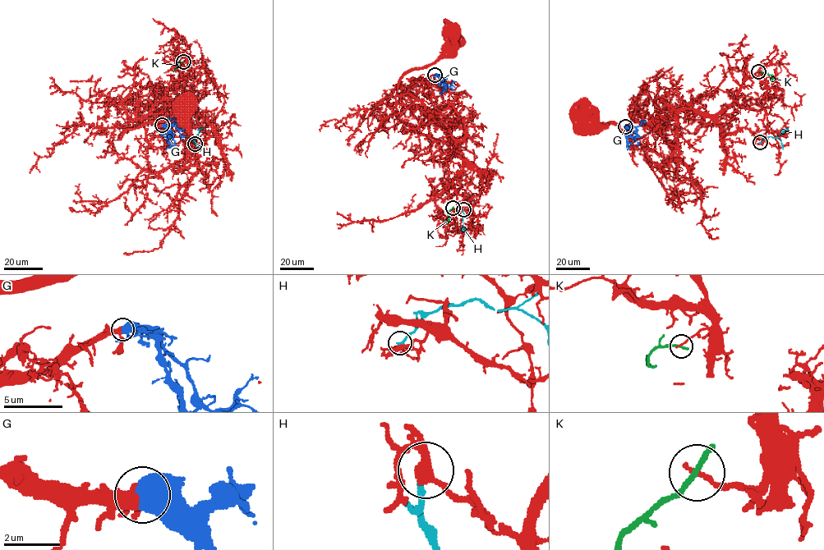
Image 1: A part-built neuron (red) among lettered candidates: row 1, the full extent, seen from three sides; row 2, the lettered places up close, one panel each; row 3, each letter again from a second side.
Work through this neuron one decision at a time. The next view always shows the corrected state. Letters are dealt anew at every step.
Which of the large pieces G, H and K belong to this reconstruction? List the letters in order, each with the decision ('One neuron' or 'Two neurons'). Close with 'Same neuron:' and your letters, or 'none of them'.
G: One neuron
H: Two neurons
K: Two neurons
Same neuron: G

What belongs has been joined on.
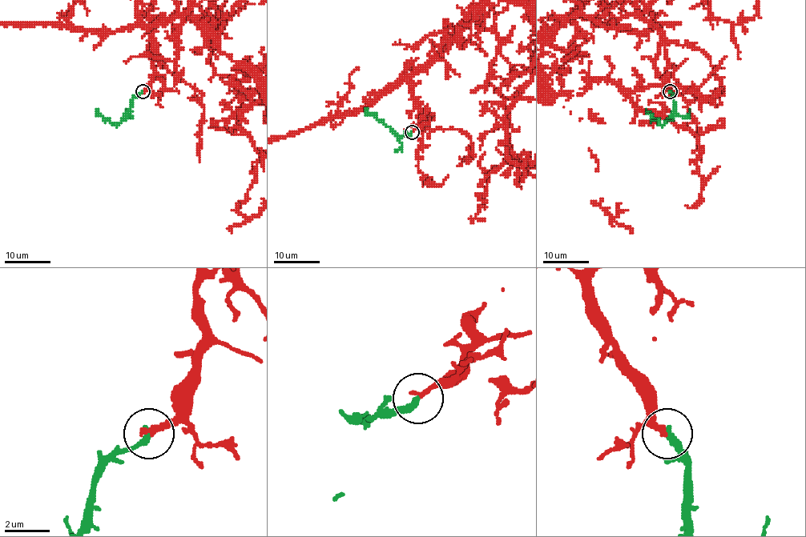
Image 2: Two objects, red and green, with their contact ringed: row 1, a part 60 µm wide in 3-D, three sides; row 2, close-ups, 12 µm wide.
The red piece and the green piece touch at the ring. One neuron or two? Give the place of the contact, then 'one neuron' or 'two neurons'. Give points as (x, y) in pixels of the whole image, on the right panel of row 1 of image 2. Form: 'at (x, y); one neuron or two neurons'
at (670, 91); one neuron

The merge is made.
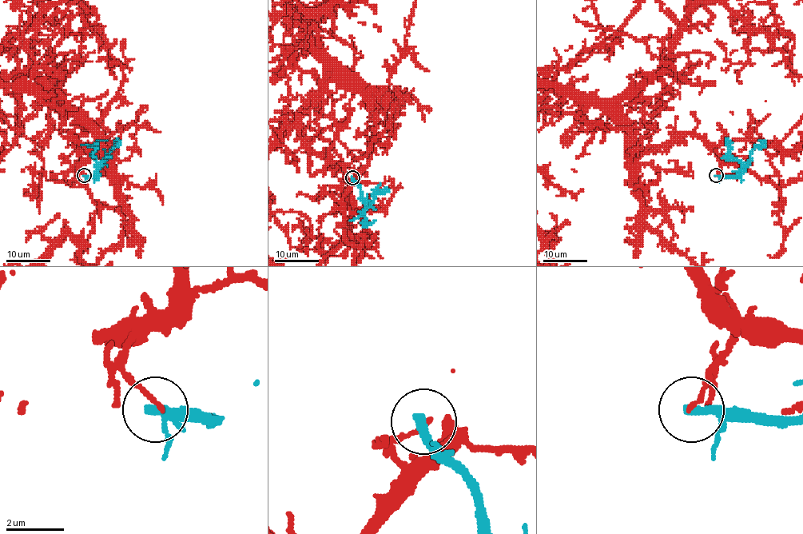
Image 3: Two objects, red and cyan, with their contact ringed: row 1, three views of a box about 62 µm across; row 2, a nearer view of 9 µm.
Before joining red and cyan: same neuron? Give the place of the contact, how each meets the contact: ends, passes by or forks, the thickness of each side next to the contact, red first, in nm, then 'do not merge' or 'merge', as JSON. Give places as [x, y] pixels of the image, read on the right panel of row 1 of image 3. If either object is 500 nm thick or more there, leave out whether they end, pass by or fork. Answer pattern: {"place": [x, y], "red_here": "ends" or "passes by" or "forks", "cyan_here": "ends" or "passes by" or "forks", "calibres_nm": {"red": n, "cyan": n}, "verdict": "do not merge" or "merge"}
{"place": [716, 175], "red_here": "ends", "cyan_here": "ends", "calibres_nm": {"red": 160, "cyan": 360}, "verdict": "do not merge"}

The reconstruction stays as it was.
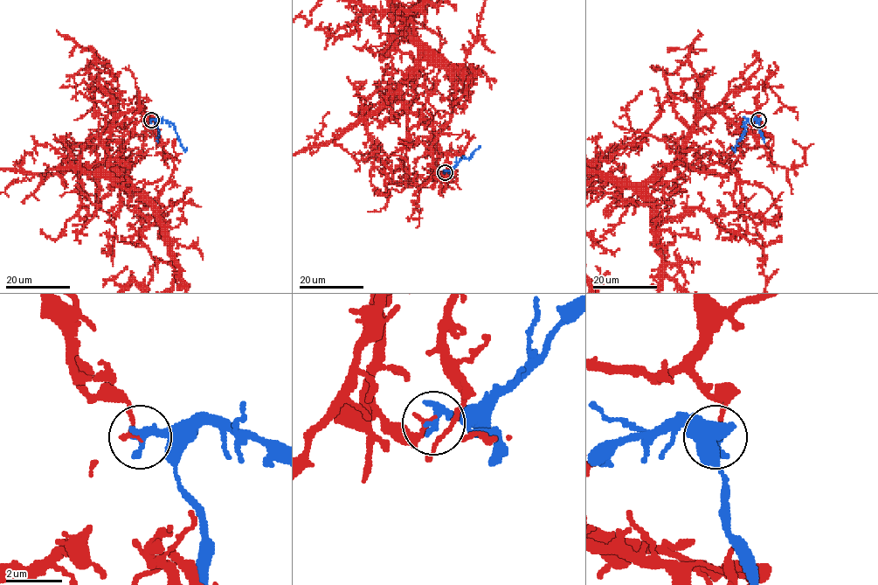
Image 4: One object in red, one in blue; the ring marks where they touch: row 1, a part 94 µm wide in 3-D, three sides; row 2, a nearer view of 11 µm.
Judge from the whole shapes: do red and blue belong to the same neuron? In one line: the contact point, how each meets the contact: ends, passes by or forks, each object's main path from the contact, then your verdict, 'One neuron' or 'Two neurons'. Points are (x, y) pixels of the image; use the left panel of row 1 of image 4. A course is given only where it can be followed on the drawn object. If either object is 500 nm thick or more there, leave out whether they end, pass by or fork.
Place: (151, 120). At the ring red ends. At the ring blue ends. Course of blue: (151, 120), (162, 119), (171, 122), (181, 145), (185, 150), (186, 148). Two neurons

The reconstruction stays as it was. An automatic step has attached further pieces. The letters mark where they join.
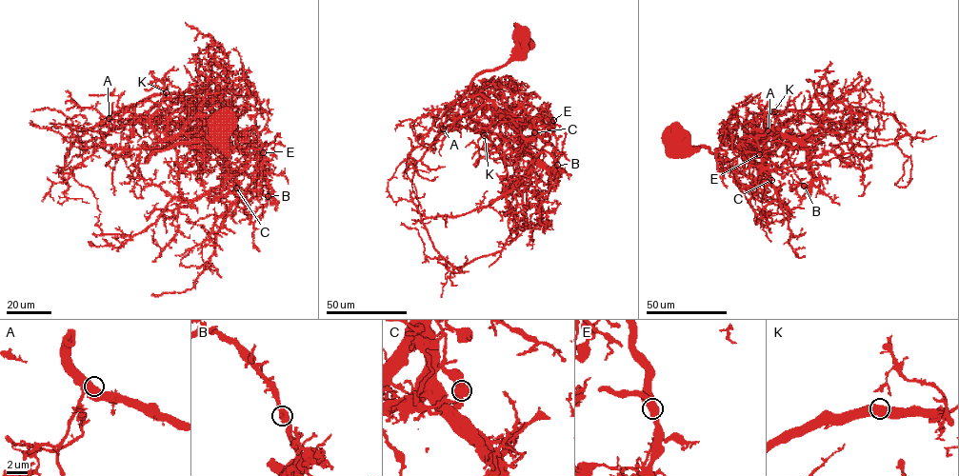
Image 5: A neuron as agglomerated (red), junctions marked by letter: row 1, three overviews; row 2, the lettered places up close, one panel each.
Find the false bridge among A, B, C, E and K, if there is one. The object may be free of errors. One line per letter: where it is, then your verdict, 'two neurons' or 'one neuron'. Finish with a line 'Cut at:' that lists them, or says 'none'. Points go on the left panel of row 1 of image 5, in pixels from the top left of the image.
A: (109, 118) | one neuron
B: (268, 196) | one neuron
C: (236, 188) | two neurons
E: (263, 152) | one neuron
K: (166, 92) | one neuron
Cut at: C

